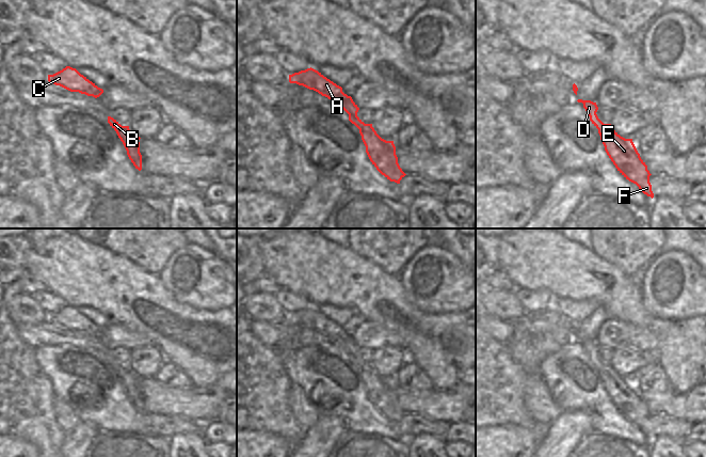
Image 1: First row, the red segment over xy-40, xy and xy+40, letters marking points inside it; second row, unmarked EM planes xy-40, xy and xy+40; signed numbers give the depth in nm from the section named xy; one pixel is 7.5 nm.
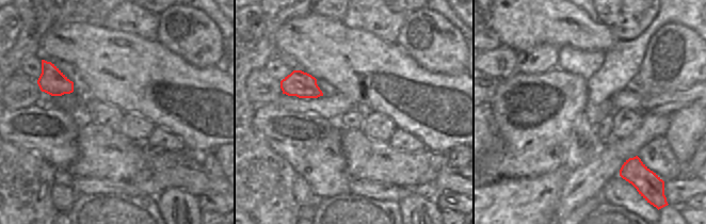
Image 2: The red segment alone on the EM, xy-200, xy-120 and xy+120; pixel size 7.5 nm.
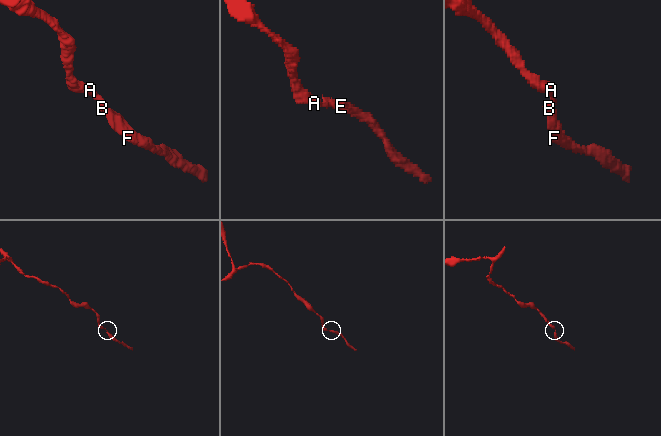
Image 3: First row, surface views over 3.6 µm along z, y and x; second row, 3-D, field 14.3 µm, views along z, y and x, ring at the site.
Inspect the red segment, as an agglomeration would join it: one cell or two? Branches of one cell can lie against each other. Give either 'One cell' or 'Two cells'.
One cell.

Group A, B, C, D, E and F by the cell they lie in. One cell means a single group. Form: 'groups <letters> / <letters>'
groups A B C D E F

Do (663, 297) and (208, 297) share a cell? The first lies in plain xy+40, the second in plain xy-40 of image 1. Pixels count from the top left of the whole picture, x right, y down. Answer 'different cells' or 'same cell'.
same cell

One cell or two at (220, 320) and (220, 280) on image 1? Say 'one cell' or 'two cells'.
two cells

